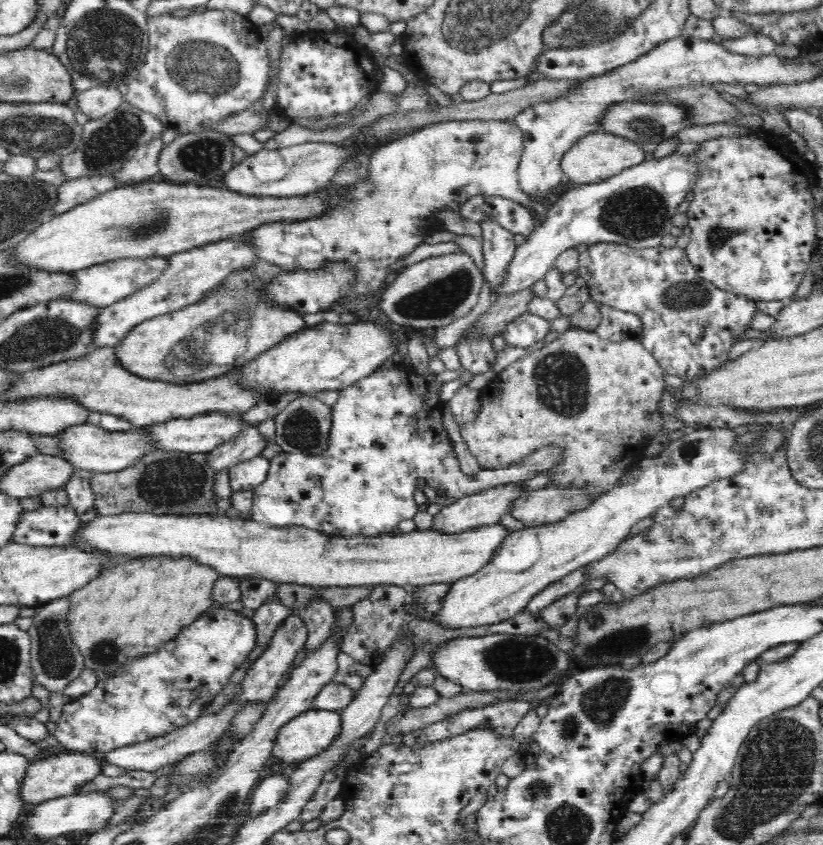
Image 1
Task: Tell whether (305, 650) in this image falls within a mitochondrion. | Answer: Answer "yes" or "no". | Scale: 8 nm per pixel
no

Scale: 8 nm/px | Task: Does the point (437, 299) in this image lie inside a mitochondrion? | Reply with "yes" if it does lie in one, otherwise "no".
yes

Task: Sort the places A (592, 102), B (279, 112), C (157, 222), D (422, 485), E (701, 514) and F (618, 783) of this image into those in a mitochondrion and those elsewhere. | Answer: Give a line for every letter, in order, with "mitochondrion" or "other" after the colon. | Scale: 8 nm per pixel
A: other
B: other
C: mitochondrion
D: other
E: other
F: other

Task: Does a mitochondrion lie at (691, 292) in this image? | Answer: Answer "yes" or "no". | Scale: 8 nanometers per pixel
yes

